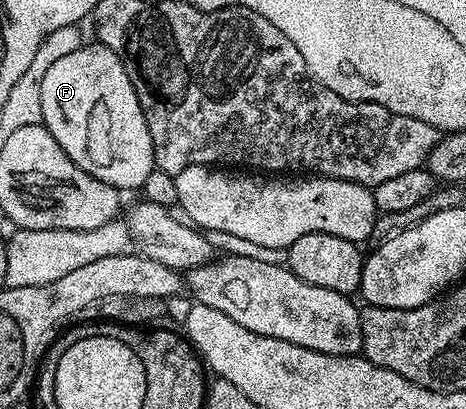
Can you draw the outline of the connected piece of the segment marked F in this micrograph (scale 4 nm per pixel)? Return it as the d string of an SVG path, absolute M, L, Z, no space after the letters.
M99 42L82 44L74 52L67 53L46 70L40 85L42 96L43 125L58 140L62 152L82 168L82 172L90 172L98 180L110 184L121 192L139 191L143 187L146 176L154 169L154 148L150 140L150 128L146 126L145 114L138 103L129 76L126 74L124 62L120 55L106 48Z

